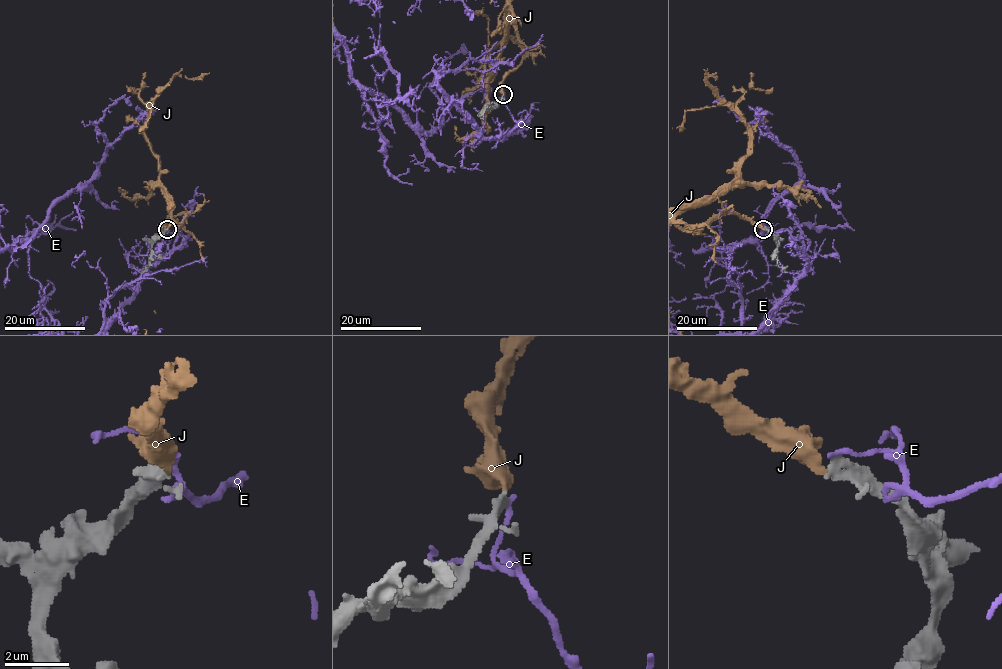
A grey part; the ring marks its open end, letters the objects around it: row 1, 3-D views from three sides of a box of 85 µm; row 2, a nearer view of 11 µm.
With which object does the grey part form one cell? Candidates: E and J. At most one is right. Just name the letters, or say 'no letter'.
J

